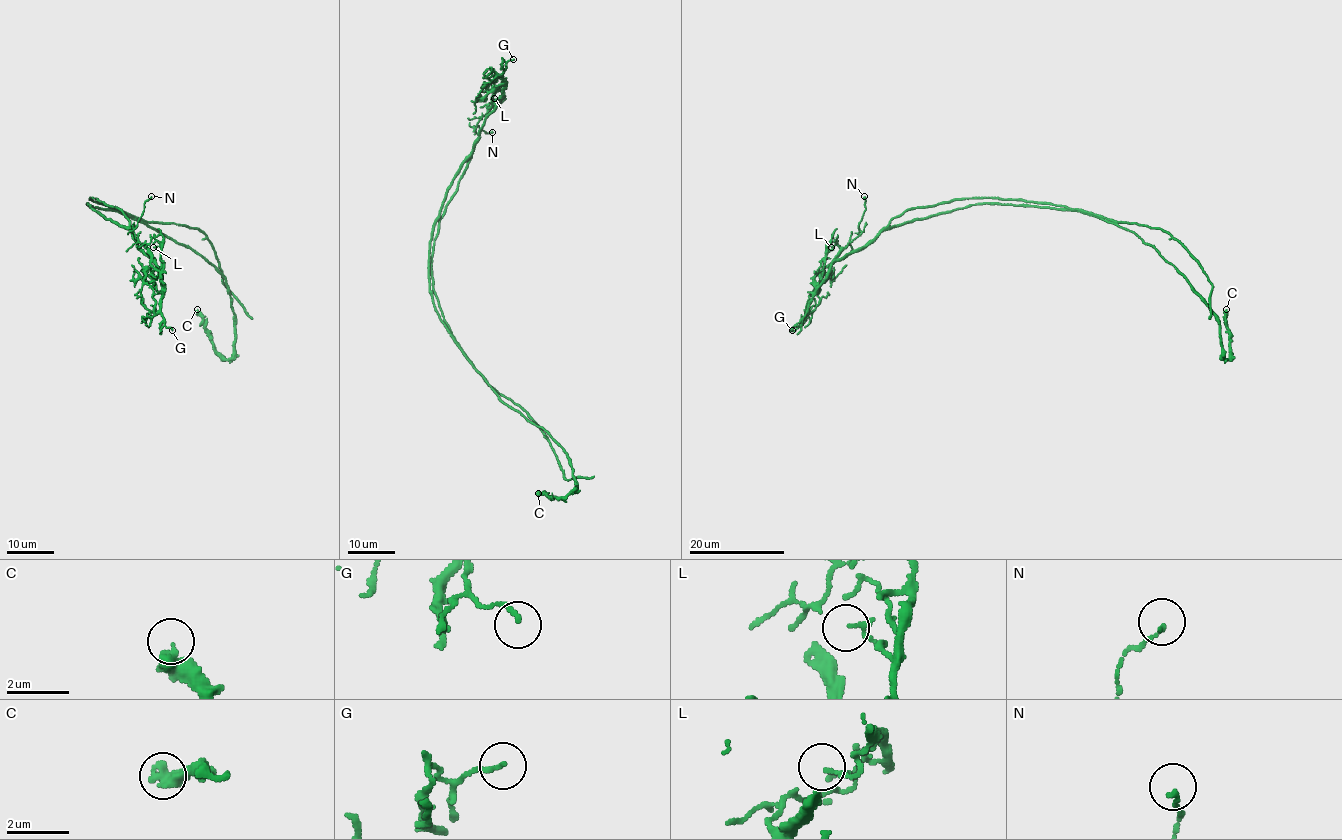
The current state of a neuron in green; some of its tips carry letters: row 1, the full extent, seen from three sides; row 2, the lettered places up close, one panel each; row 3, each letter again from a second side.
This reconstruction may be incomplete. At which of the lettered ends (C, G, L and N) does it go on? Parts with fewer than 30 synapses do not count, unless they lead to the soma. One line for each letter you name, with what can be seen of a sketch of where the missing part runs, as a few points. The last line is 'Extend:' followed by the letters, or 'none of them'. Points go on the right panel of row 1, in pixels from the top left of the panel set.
Extend: none of them

